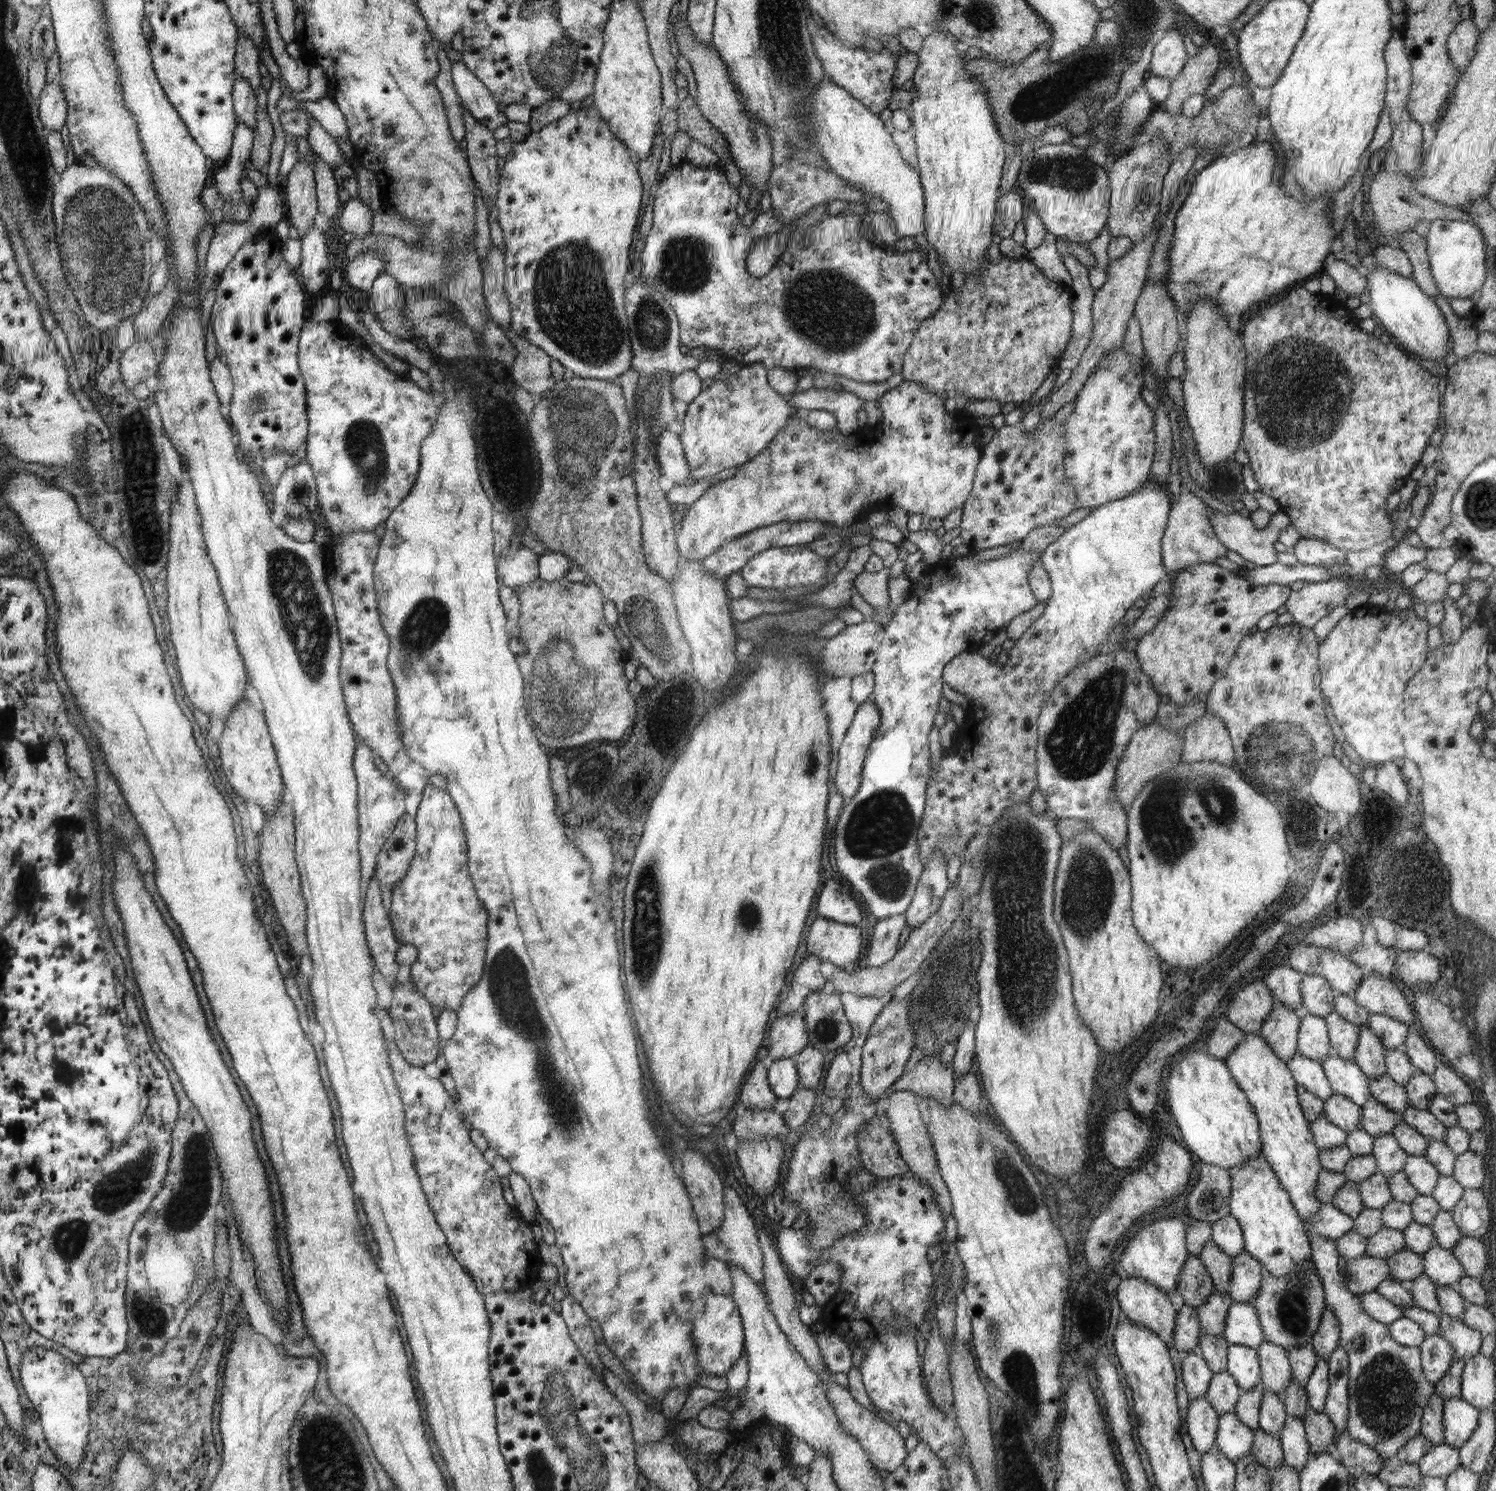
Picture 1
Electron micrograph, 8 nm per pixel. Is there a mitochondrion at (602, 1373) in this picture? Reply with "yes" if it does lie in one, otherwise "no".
no

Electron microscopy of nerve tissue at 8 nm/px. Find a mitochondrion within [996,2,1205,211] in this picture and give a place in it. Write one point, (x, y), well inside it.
(1075, 180)

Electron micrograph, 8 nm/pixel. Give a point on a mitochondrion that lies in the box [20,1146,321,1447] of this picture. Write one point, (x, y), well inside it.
(68, 1240)

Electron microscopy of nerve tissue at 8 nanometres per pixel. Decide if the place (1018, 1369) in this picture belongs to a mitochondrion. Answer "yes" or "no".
yes

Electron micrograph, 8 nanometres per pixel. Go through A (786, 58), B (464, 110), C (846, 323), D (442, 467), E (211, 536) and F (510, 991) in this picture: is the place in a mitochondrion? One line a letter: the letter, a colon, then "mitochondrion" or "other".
A: mitochondrion
B: other
C: mitochondrion
D: other
E: other
F: mitochondrion

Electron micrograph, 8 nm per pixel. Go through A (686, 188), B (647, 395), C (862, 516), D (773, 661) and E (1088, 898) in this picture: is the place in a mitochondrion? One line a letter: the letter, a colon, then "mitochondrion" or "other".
A: other
B: mitochondrion
C: other
D: other
E: mitochondrion

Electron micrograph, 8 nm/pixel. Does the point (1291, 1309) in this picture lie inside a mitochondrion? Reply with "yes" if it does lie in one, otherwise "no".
yes

